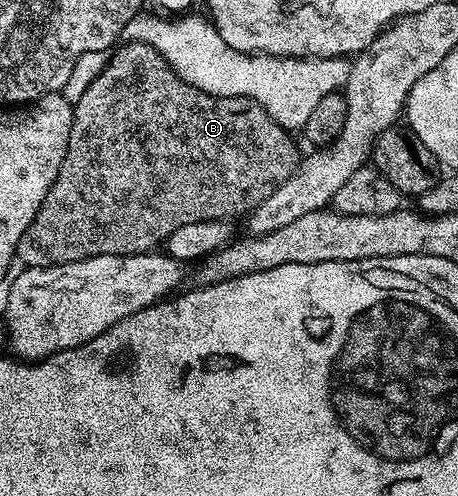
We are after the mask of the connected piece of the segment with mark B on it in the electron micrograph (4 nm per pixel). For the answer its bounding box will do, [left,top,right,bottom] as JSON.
[16,41,299,267]

